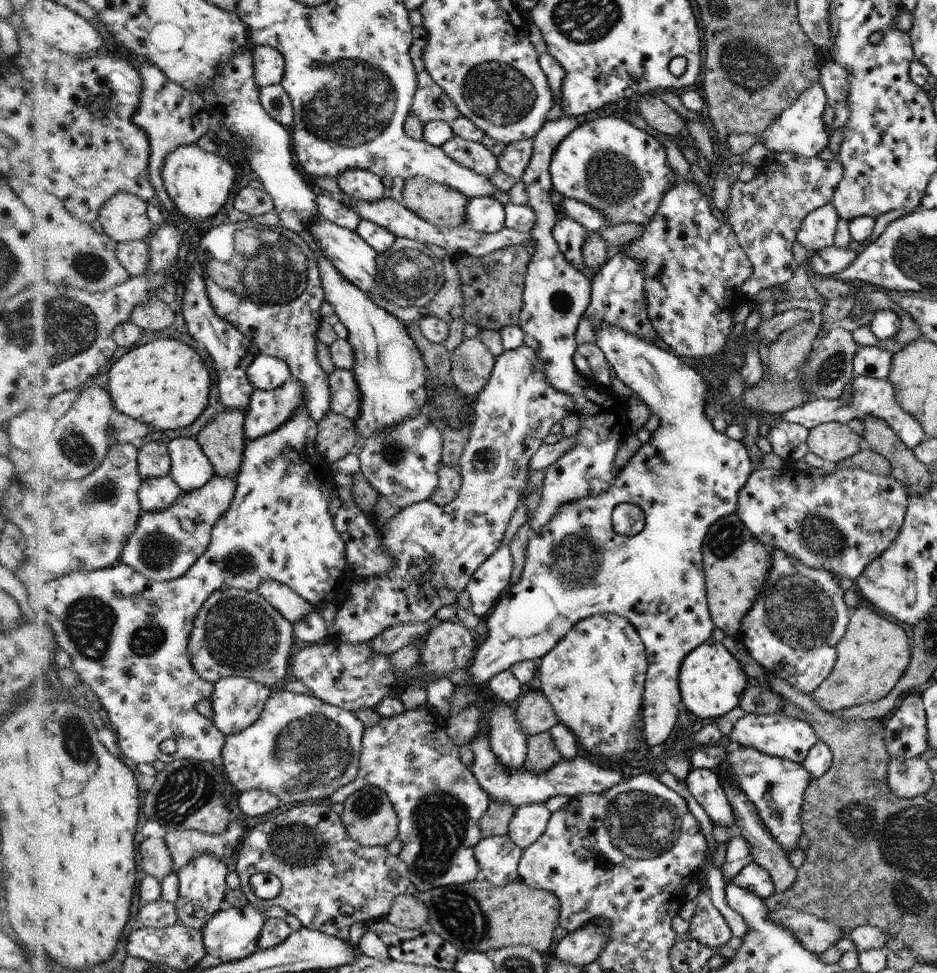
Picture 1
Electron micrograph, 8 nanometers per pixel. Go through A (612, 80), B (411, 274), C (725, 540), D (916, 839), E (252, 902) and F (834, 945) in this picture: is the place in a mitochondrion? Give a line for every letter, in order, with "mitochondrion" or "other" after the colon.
A: other
B: mitochondrion
C: mitochondrion
D: mitochondrion
E: other
F: other

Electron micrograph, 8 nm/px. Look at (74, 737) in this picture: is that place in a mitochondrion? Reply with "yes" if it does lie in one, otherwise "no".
yes

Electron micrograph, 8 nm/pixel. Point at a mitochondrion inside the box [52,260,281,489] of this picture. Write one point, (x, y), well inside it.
(82, 452)

